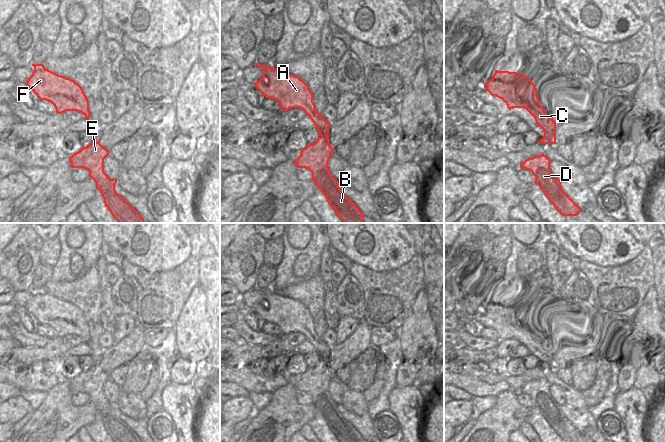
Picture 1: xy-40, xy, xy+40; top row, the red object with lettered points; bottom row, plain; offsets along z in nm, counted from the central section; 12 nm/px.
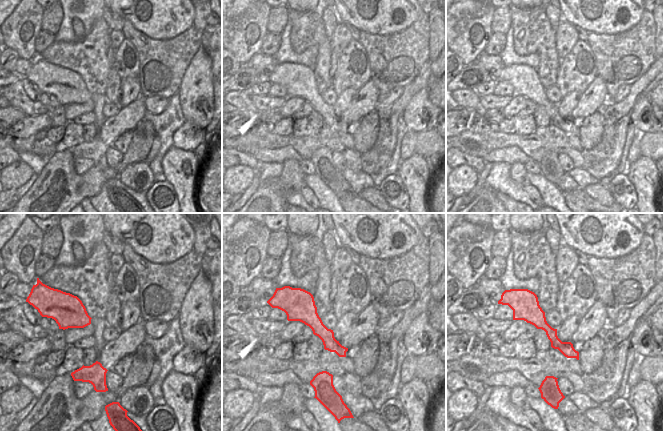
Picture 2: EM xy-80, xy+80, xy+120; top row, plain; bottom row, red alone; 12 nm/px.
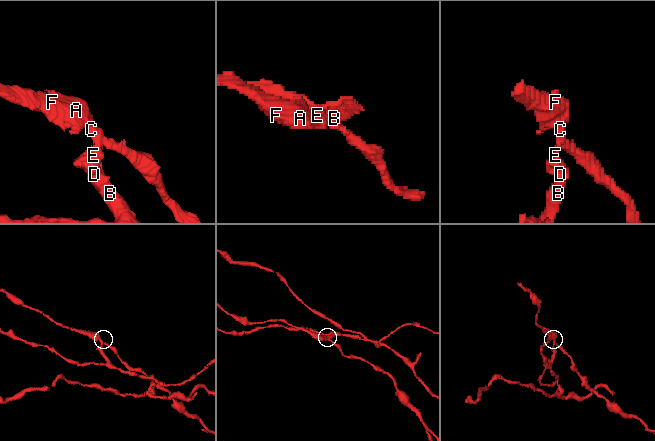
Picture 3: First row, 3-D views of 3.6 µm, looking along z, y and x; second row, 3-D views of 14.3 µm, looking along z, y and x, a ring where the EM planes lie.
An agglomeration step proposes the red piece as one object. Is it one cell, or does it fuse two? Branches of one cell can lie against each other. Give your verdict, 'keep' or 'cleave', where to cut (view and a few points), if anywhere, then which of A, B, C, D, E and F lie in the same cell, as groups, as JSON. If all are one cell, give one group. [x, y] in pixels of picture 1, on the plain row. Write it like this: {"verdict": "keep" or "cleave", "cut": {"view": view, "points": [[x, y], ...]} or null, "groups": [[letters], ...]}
{"verdict": "cleave", "cut": {"view": "xy+40", "points": [[544, 358], [548, 362], [549, 367]]}, "groups": [["A", "C", "F"], ["B", "D", "E"]]}

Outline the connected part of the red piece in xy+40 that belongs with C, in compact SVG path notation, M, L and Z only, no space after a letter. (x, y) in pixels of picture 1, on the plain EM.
M495 294L493 302L484 308L484 312L492 320L502 323L509 334L526 333L549 362L549 368L556 368L556 345L540 329L537 312L525 299Z

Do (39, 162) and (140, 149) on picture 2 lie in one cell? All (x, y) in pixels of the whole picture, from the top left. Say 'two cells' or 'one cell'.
two cells

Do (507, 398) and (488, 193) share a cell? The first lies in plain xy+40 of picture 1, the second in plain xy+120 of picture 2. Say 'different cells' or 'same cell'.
same cell

